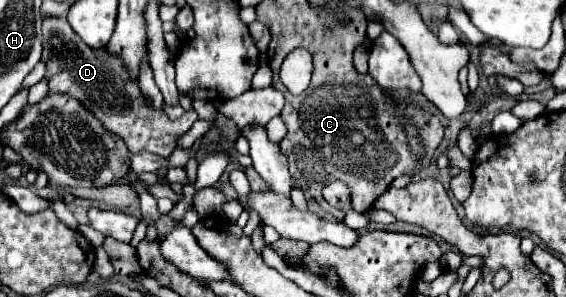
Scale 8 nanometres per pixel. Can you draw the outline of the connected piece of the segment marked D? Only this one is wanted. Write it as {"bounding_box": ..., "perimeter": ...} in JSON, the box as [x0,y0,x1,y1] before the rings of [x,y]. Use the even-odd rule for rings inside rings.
{"bounding_box":[43,18,197,156],"perimeter":[[[45,18],[43,20],[43,60],[47,62],[47,78],[49,78],[49,92],[67,92],[83,100],[87,108],[111,128],[111,132],[119,134],[131,154],[139,152],[153,152],[159,156],[169,156],[175,150],[175,138],[185,134],[191,124],[197,120],[195,110],[185,112],[179,120],[171,122],[165,114],[151,110],[139,88],[127,80],[127,72],[119,68],[119,60],[107,56],[107,52],[87,48],[79,36],[71,30],[65,18]]]}

